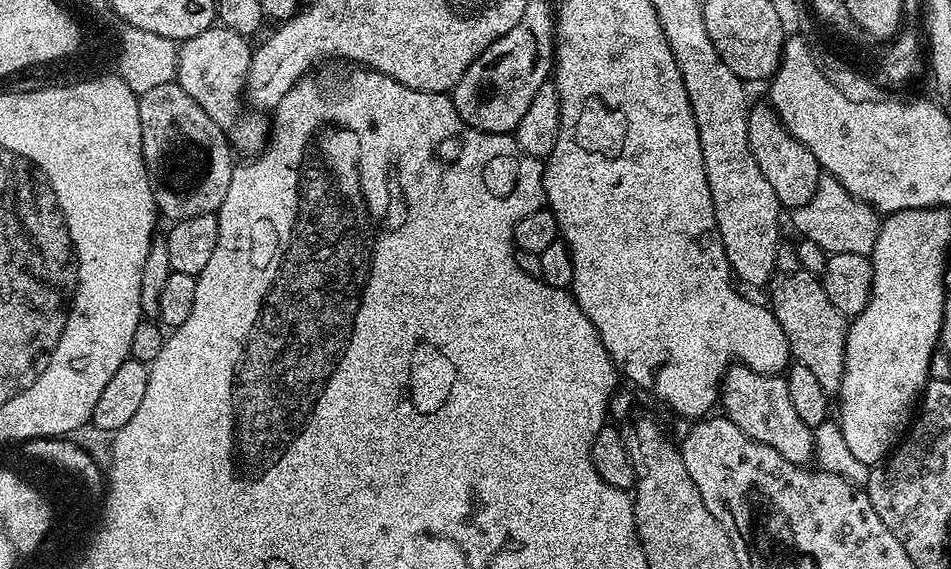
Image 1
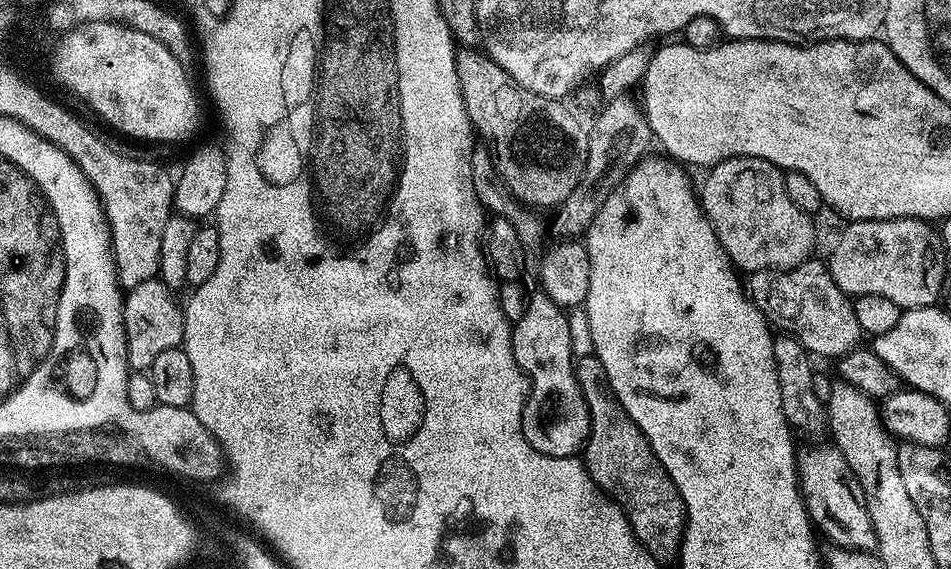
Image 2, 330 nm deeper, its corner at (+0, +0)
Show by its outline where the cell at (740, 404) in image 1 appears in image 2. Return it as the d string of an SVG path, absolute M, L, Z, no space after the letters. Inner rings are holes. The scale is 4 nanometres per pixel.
M825 442L801 447L796 457L796 479L809 521L819 531L821 528L835 547L849 548L852 552L876 552L876 535L866 510L862 486L858 486L846 458L842 458L835 446Z

